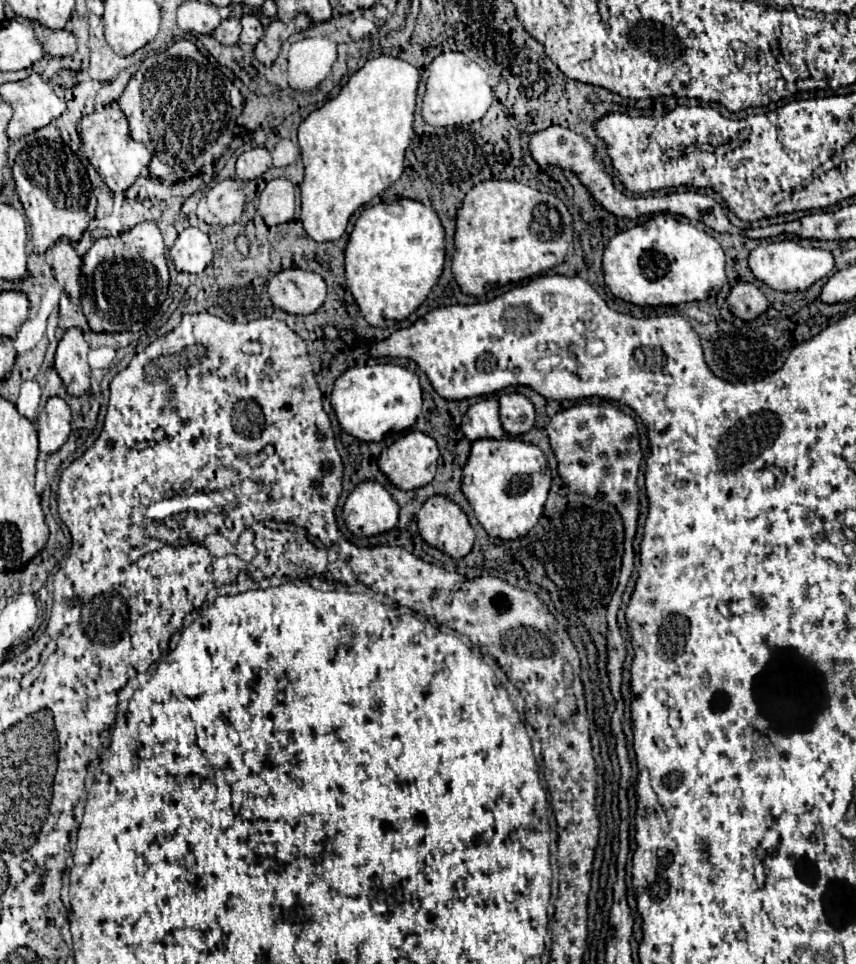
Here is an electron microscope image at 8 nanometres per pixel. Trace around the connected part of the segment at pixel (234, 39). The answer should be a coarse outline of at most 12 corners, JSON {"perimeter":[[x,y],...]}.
{"perimeter":[[222,20],[214,36],[220,44],[234,46],[242,32],[240,20]]}

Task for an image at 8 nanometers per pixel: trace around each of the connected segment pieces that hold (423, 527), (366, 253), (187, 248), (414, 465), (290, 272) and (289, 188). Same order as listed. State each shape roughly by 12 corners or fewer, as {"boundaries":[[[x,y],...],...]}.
{"boundaries":[[[430,496],[418,512],[420,536],[464,558],[476,532],[448,496]],[[416,200],[366,208],[346,284],[370,326],[414,314],[444,226]],[[186,228],[170,248],[178,272],[200,274],[212,262],[204,232]],[[410,432],[382,450],[378,464],[400,490],[432,482],[438,442]],[[288,268],[270,280],[272,304],[306,316],[322,306],[326,284]],[[274,178],[258,198],[268,226],[294,218],[296,190]]]}

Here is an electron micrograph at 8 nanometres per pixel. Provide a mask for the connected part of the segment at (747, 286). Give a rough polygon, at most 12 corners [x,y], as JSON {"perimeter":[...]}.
{"perimeter":[[750,282],[732,286],[730,312],[754,320],[768,308],[766,296]]}

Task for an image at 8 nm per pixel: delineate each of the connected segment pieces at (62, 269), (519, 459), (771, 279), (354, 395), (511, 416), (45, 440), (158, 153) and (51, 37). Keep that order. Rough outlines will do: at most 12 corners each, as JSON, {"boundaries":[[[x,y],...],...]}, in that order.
{"boundaries":[[[62,238],[50,248],[54,278],[78,302],[82,260]],[[476,440],[462,492],[502,540],[526,536],[552,472],[536,444]],[[768,242],[752,274],[780,292],[810,288],[834,268],[830,250]],[[396,364],[348,368],[330,400],[362,442],[408,430],[418,376]],[[524,394],[498,402],[502,428],[520,436],[534,426],[534,404]],[[50,398],[38,414],[40,452],[70,436],[70,408]],[[192,42],[118,104],[172,184],[226,152],[244,96]],[[32,22],[36,38],[50,56],[68,56],[78,50],[68,30],[50,30]]]}

